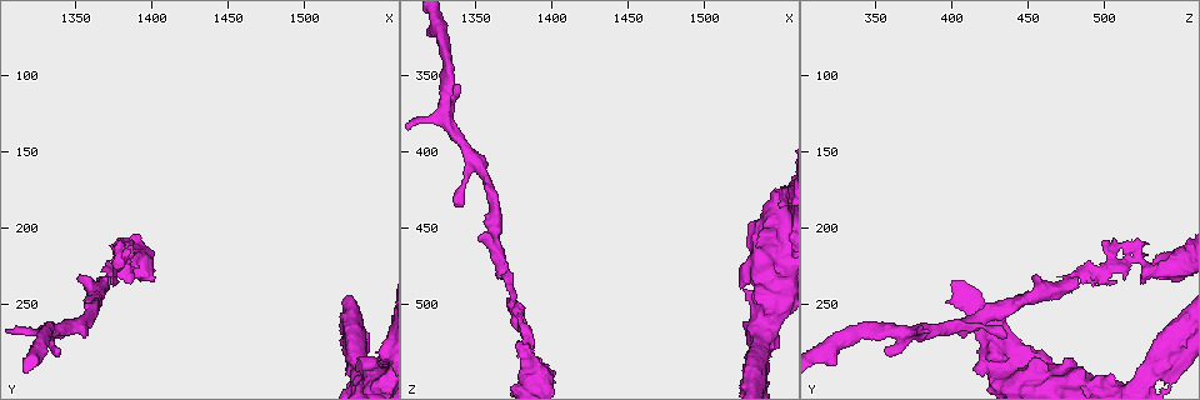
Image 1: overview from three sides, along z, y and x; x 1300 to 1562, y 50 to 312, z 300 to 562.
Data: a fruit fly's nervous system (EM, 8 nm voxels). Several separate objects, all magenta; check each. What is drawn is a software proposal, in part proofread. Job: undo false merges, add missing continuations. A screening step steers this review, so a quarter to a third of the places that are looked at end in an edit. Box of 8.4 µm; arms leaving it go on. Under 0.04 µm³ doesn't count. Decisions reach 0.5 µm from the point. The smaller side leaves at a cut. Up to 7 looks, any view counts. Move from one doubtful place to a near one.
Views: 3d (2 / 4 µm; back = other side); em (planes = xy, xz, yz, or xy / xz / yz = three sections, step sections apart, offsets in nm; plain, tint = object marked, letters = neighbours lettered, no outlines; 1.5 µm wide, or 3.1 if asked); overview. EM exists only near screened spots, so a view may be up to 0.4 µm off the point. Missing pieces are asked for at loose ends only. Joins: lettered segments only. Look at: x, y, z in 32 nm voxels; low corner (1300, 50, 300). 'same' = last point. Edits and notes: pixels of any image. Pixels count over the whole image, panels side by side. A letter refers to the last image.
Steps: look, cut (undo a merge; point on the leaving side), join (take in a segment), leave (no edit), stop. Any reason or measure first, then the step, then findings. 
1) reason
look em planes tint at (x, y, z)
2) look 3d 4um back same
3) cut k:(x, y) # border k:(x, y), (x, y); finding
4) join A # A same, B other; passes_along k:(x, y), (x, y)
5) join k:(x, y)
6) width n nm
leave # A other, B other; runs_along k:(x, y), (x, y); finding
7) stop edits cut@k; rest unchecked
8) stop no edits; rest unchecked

abrupt turn
look em yz step 8 letters at (1534, 286, 536)

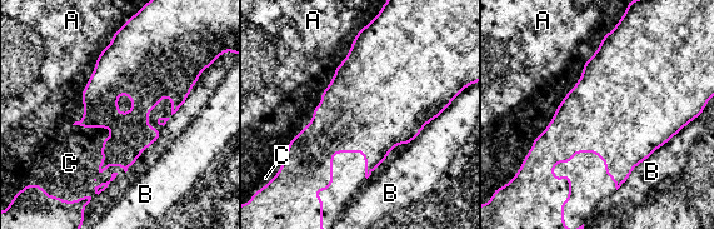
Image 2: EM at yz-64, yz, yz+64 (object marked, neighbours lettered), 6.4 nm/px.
width 200 nm
leave # A other, B other, C other; border 2:(84, 128), (119, 165); one neuron here

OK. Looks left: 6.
sudden change in width
look em 3.1um xz step 8 tint at (1548, 296, 478)

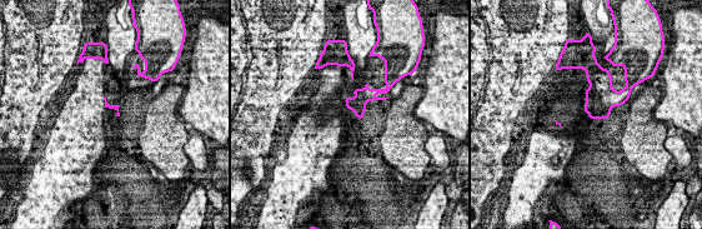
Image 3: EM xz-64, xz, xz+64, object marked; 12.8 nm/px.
see the neighbours
look em 3.1um xz step 8 letters same

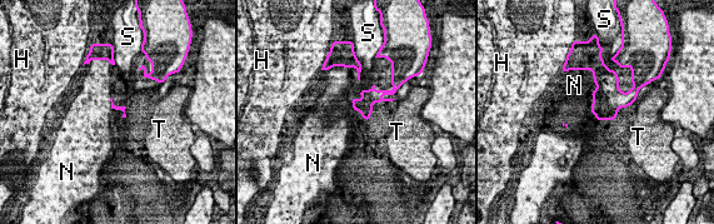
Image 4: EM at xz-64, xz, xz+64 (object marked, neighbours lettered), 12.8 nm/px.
leave # H other, N other, S other, T other; border 4:(592, 70), (597, 86), (593, 91); one neuron here

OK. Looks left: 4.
an open end
look 3d 2um at (1342, 270, 438)

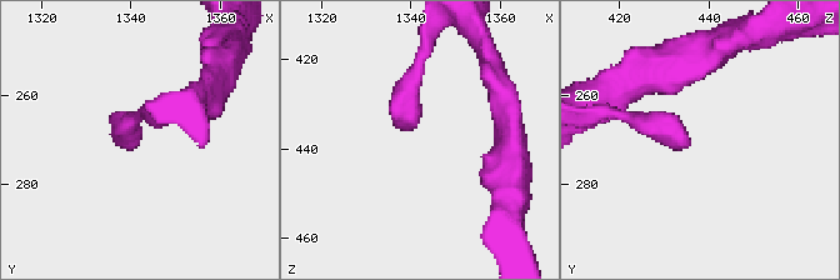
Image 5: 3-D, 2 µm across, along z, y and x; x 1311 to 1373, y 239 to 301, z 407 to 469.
look em yz step 4 letters at (1340, 272, 435)

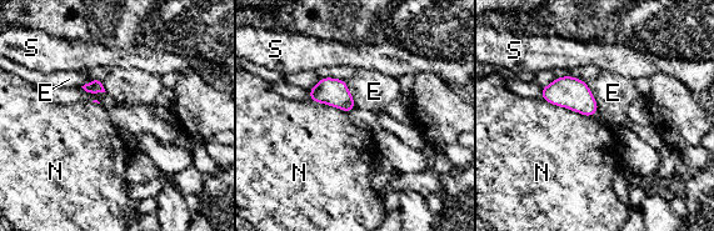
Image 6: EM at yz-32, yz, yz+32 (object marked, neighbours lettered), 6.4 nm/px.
leave # E other, N other, S other; border 6:(542, 98), (590, 117); no lettered segment goes on from it

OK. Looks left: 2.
stop no edits; rest unchecked

